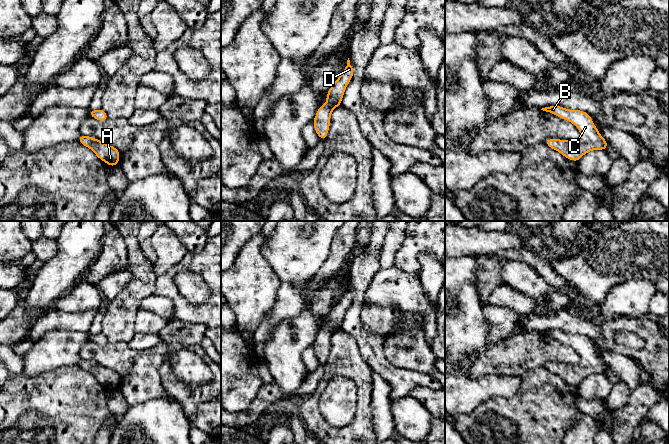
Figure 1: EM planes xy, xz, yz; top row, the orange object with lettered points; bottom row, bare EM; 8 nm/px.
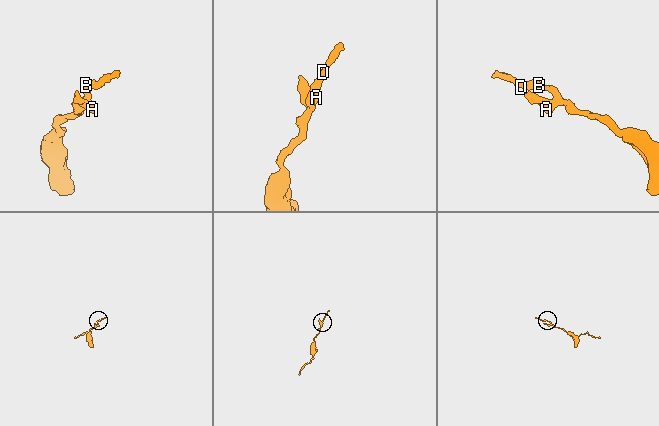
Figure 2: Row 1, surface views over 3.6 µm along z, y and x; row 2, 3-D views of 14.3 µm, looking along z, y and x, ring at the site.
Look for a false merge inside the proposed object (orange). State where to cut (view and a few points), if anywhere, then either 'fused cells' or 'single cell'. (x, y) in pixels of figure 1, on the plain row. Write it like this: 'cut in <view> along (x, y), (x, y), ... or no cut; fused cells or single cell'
no cut; single cell

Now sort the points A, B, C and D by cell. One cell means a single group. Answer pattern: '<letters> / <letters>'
A B C D

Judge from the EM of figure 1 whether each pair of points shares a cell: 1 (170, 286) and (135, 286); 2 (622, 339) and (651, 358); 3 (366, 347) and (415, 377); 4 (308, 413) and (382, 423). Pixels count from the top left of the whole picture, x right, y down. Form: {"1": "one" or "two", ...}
{"1": "two", "2": "two", "3": "one", "4": "two"}

